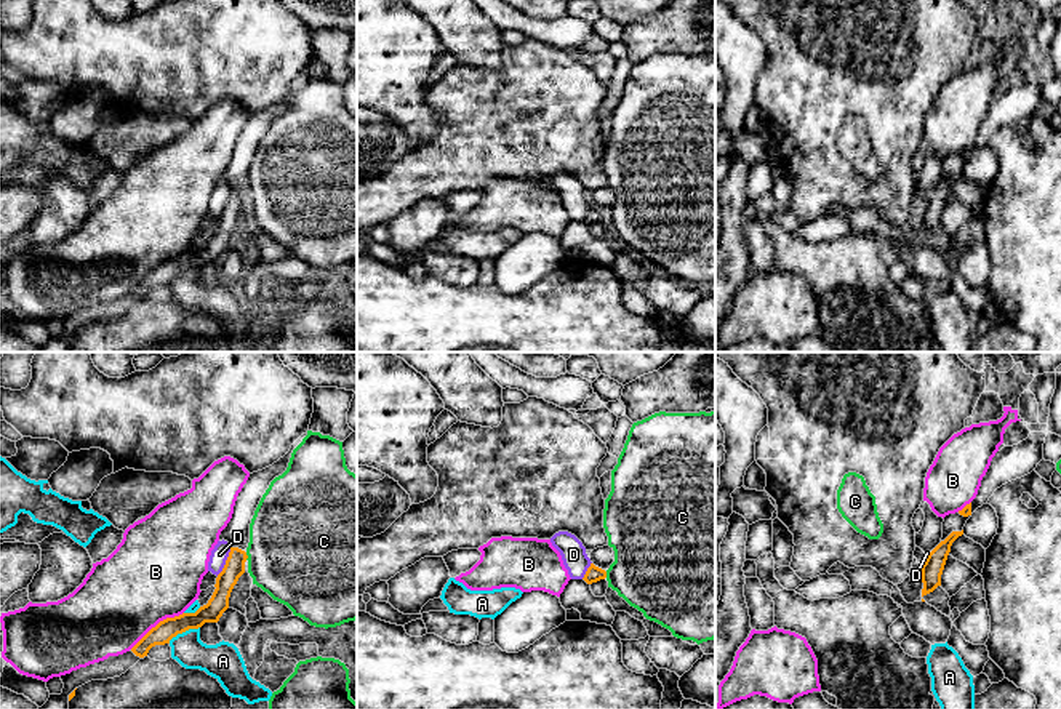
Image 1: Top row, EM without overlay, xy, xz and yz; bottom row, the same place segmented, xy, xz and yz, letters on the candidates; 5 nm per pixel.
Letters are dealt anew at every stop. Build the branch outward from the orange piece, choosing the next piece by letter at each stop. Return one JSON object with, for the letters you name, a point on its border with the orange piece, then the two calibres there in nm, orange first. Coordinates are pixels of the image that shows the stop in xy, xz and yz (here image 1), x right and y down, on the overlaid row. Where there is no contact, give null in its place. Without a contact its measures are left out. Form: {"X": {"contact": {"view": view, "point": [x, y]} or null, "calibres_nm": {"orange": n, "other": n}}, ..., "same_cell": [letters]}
{"same_cell": []}

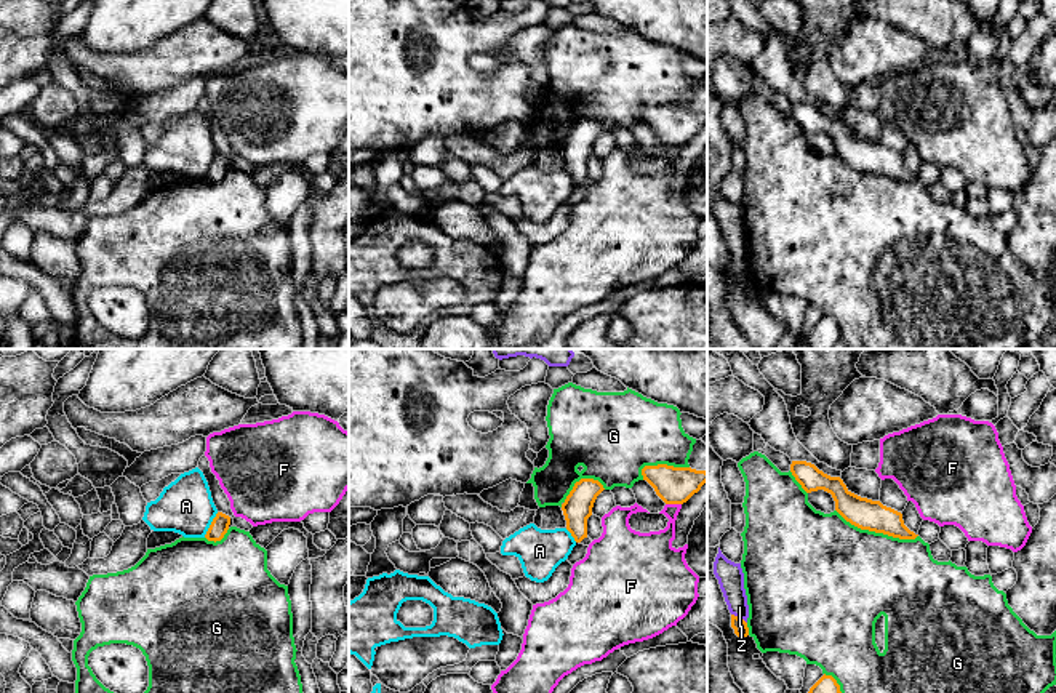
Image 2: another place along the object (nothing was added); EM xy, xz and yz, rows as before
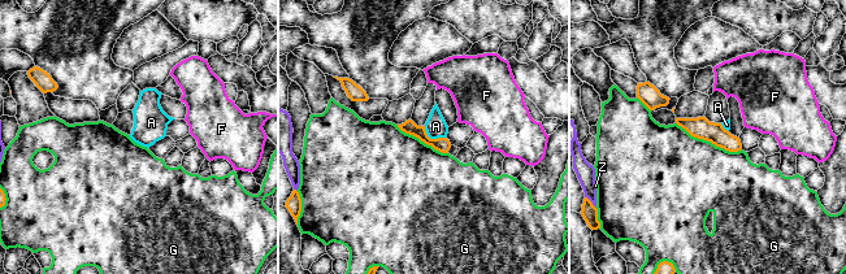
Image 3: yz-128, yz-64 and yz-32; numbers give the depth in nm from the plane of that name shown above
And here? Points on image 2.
{"same_cell": []}

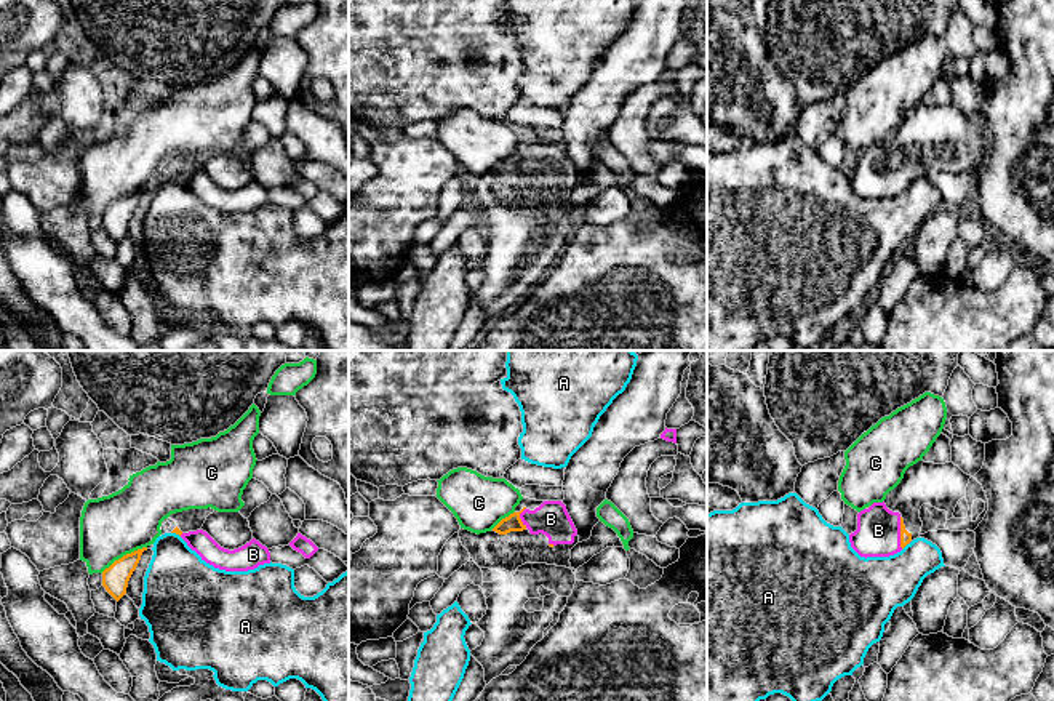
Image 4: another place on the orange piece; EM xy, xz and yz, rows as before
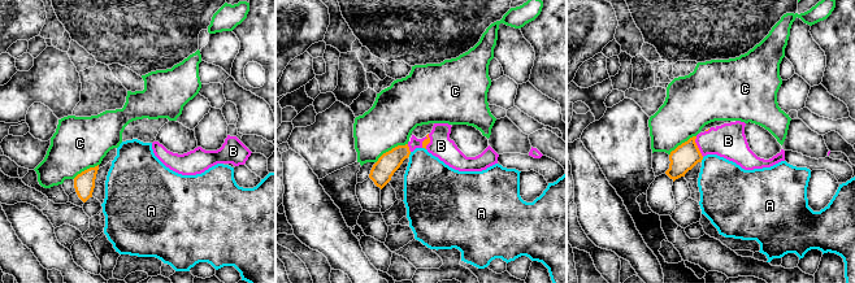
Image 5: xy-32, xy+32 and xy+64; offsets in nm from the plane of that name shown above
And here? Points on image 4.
{"B": {"contact": {"view": "yz", "point": [901, 533]}, "calibres_nm": {"orange": 60, "other": 220}}, "same_cell": ["B"]}

